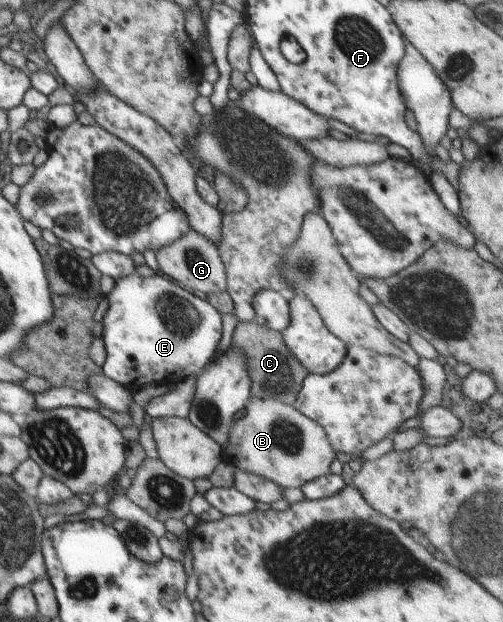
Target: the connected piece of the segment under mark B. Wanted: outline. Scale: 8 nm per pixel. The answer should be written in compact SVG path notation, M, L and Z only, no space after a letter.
M253 397L245 408L242 419L236 421L228 437L230 447L223 451L225 460L237 470L272 480L284 490L300 488L330 473L336 453L316 421L299 413L293 405L271 398Z

